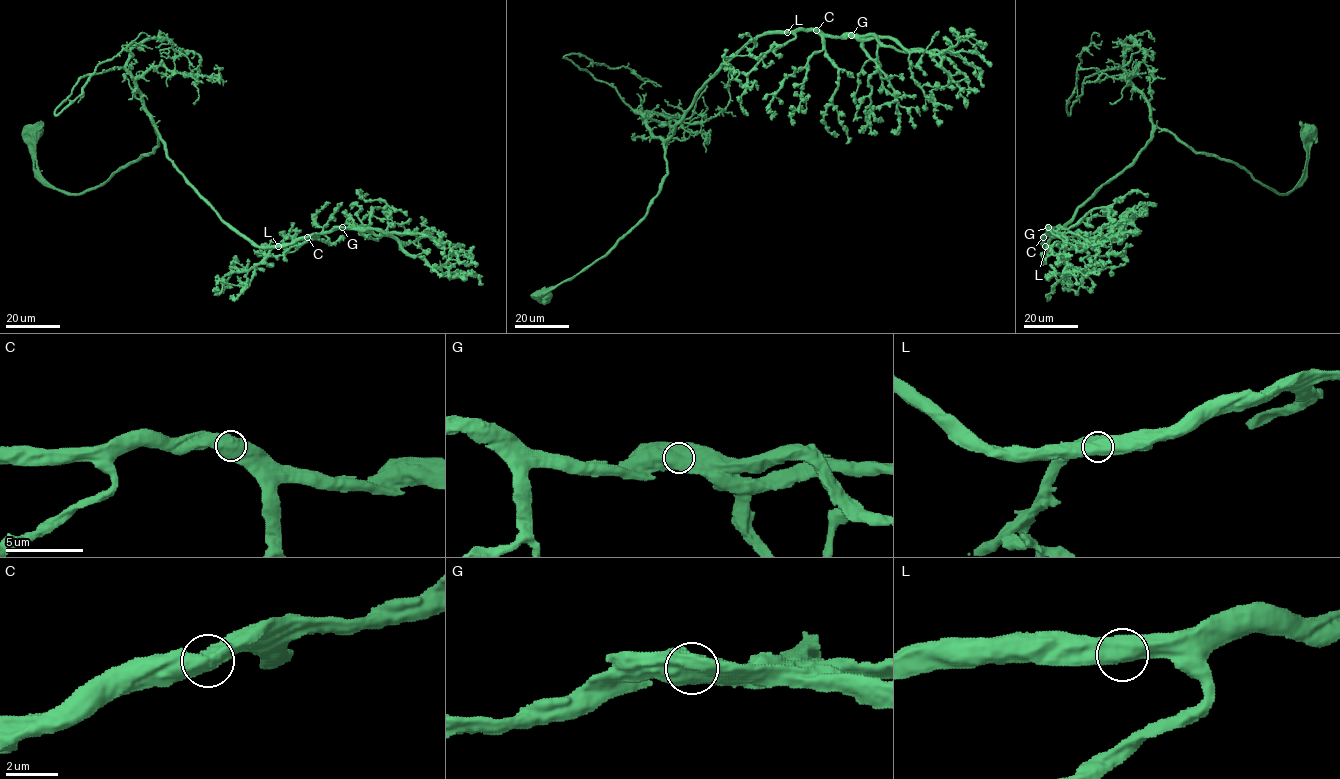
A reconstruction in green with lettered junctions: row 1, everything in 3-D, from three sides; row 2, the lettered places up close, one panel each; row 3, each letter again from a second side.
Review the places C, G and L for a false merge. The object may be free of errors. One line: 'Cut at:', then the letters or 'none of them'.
Cut at: G

